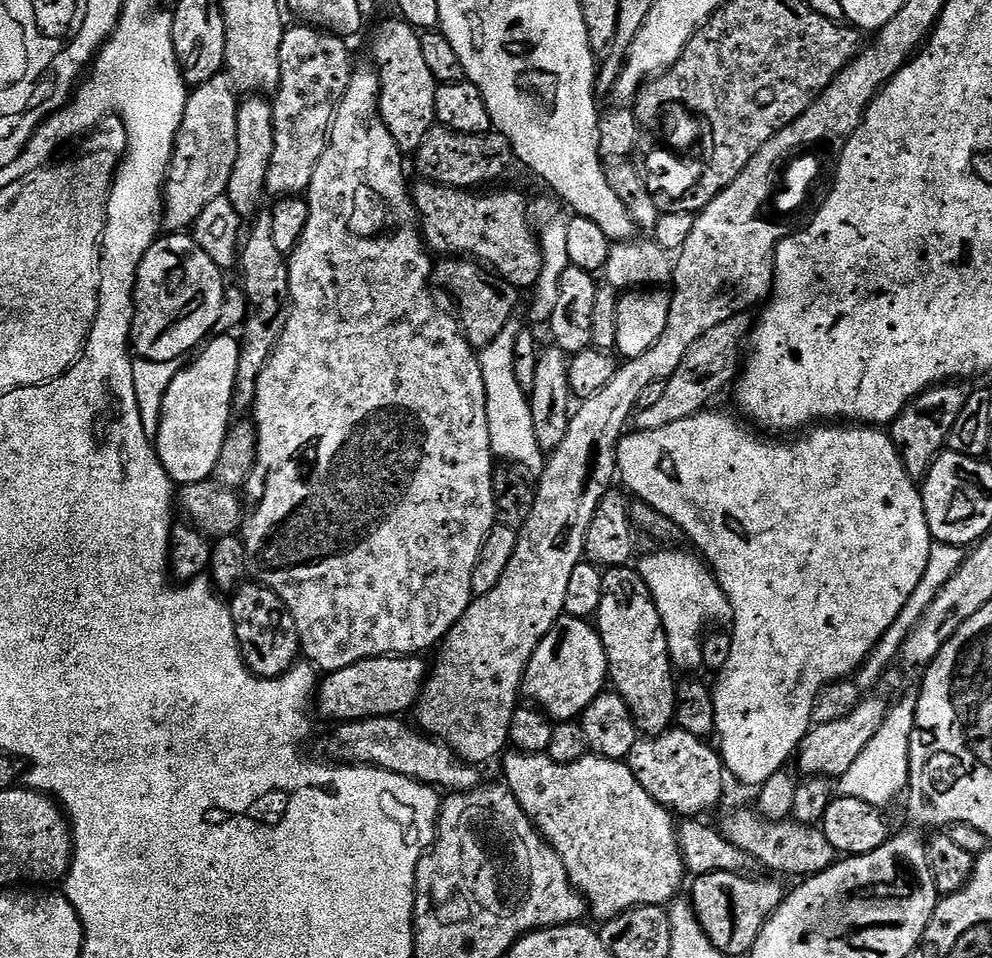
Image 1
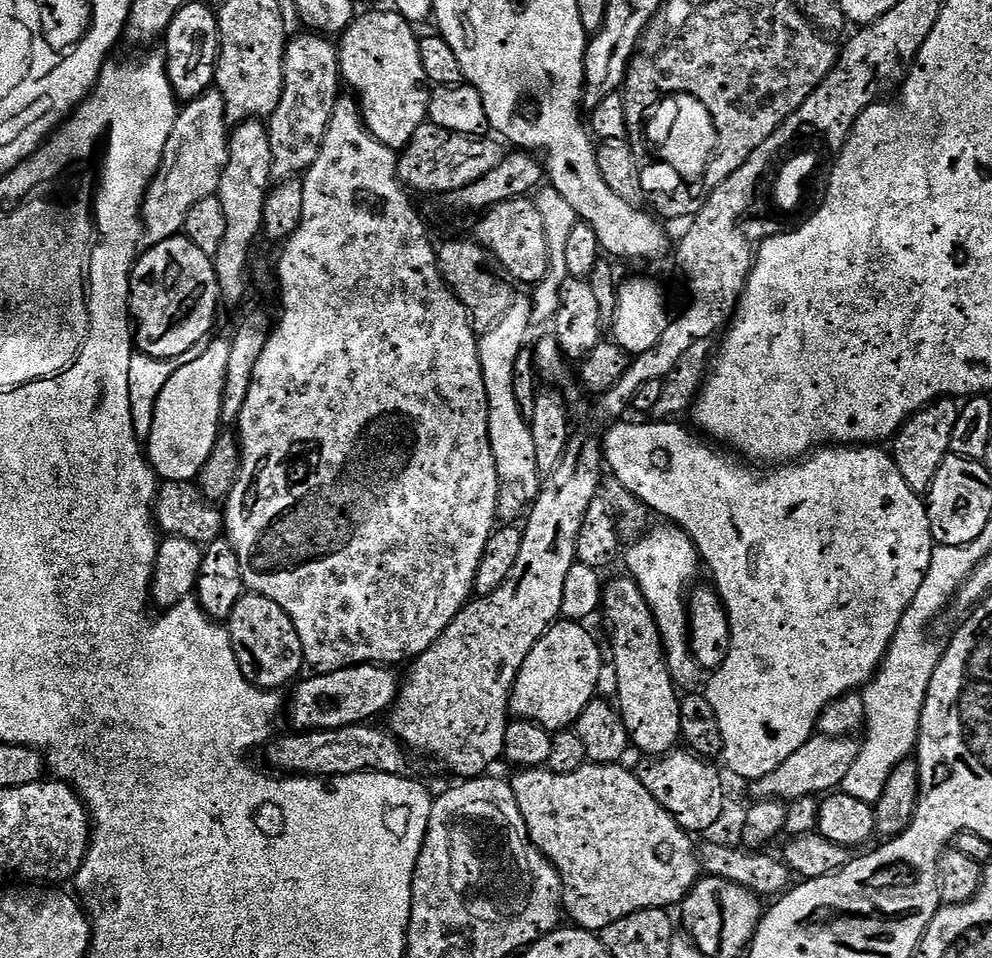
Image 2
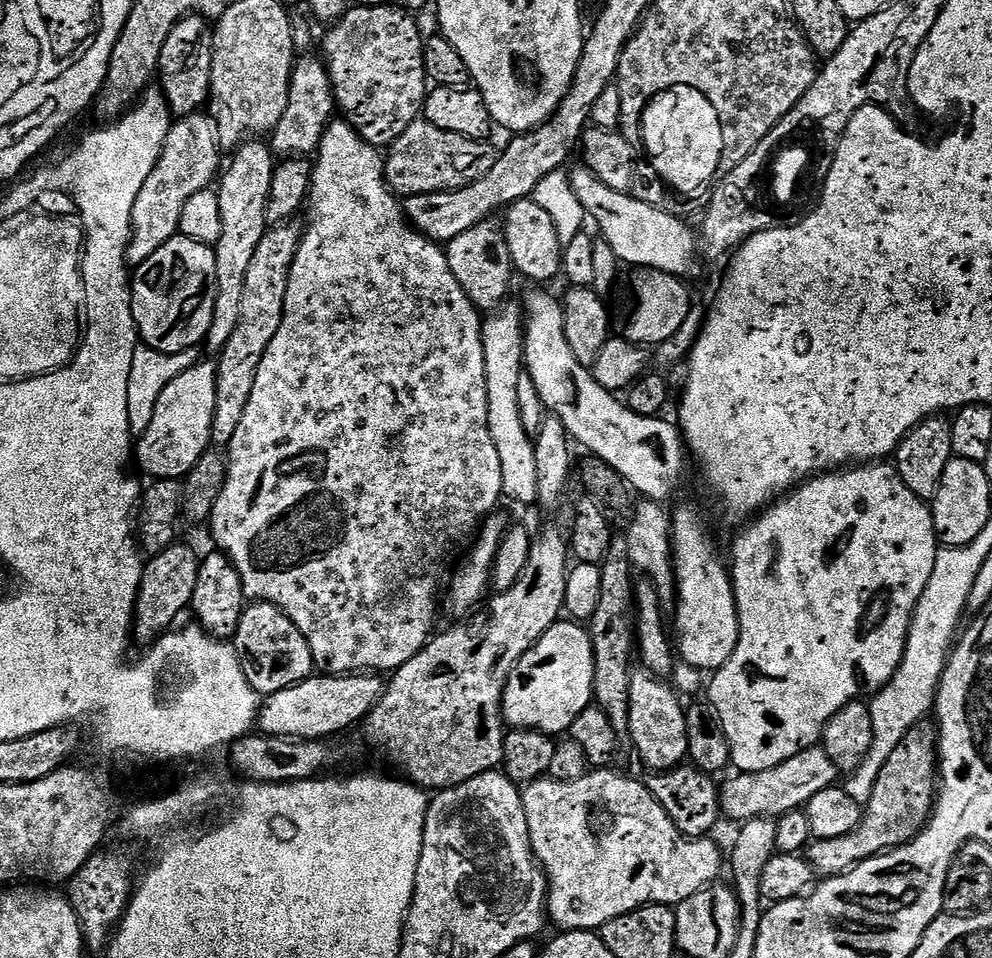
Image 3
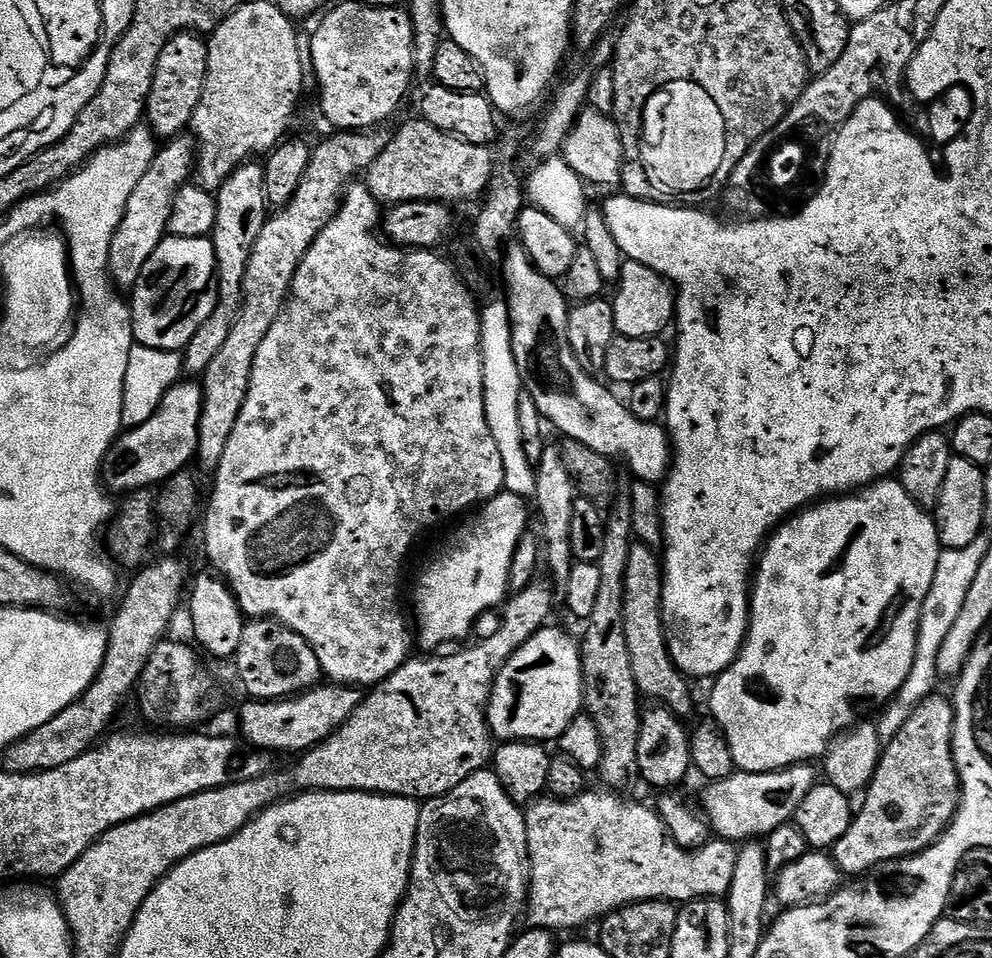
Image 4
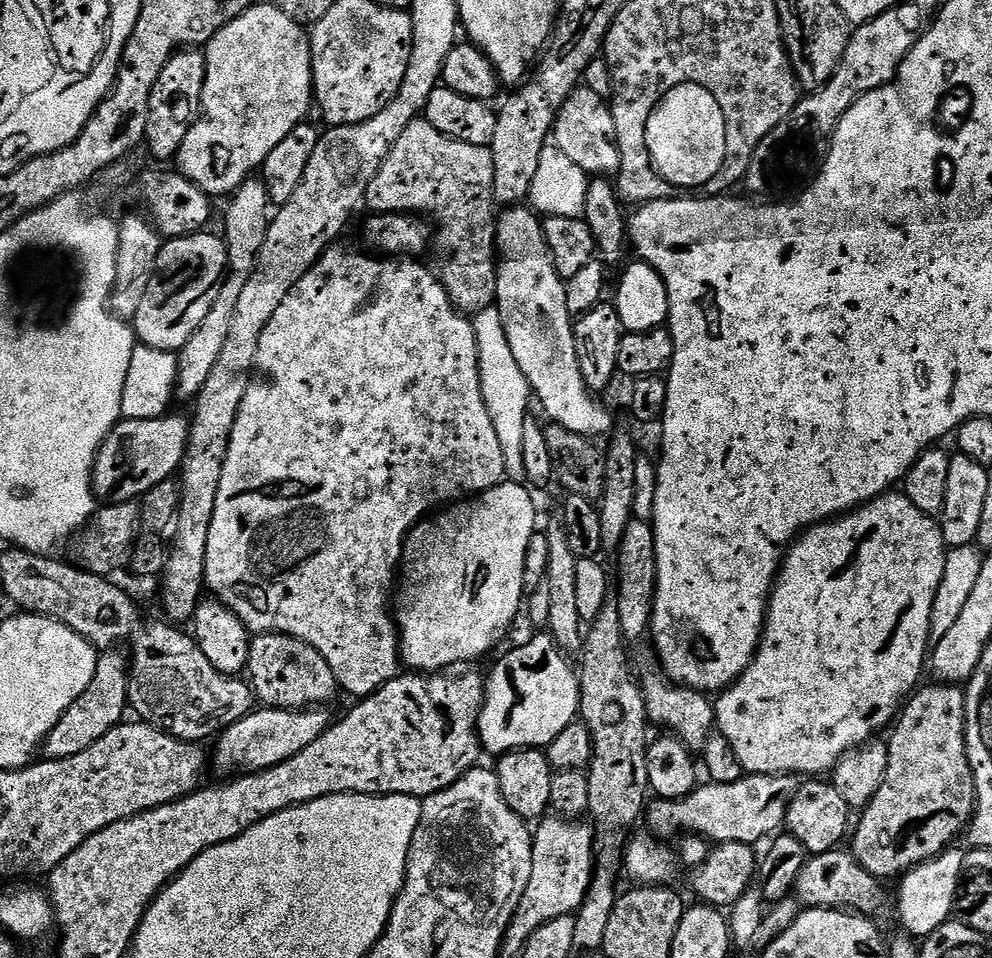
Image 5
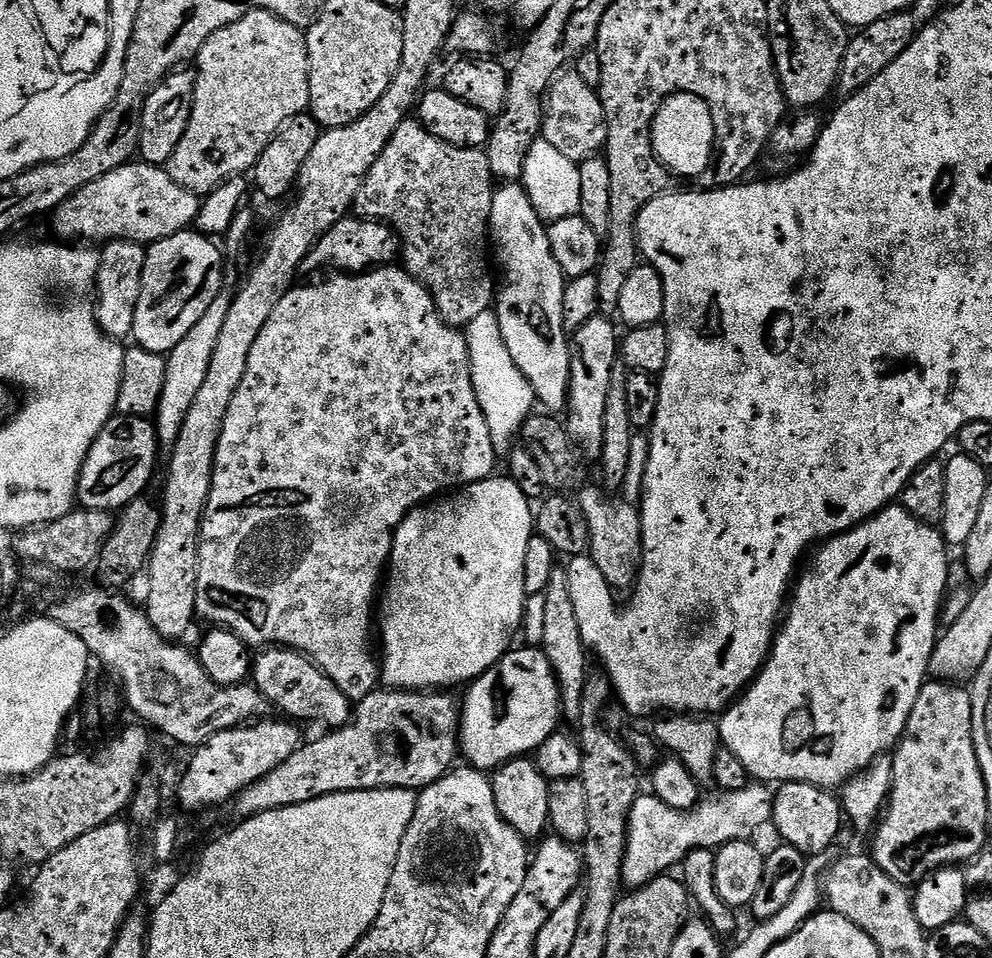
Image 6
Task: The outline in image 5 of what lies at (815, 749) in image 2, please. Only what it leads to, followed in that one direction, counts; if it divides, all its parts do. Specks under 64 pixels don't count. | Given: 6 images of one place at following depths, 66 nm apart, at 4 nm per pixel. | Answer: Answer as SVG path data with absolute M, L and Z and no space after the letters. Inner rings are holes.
M745 774L740 780L730 782L729 785L716 784L711 782L701 783L688 796L681 800L653 799L646 808L646 821L653 837L672 836L675 832L684 834L695 834L704 837L709 842L716 844L739 844L759 845L758 842L763 836L771 837L781 831L782 825L788 819L788 807L796 792L799 790L801 781L795 775L786 776L757 776Z

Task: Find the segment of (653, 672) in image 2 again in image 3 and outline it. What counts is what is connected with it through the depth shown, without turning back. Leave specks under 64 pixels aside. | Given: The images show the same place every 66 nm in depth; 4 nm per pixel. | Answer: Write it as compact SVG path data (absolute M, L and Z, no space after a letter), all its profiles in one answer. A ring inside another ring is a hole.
M643 670L633 671L630 678L627 739L632 739L642 763L652 772L681 767L688 760L686 742L686 708L675 688L661 677Z

